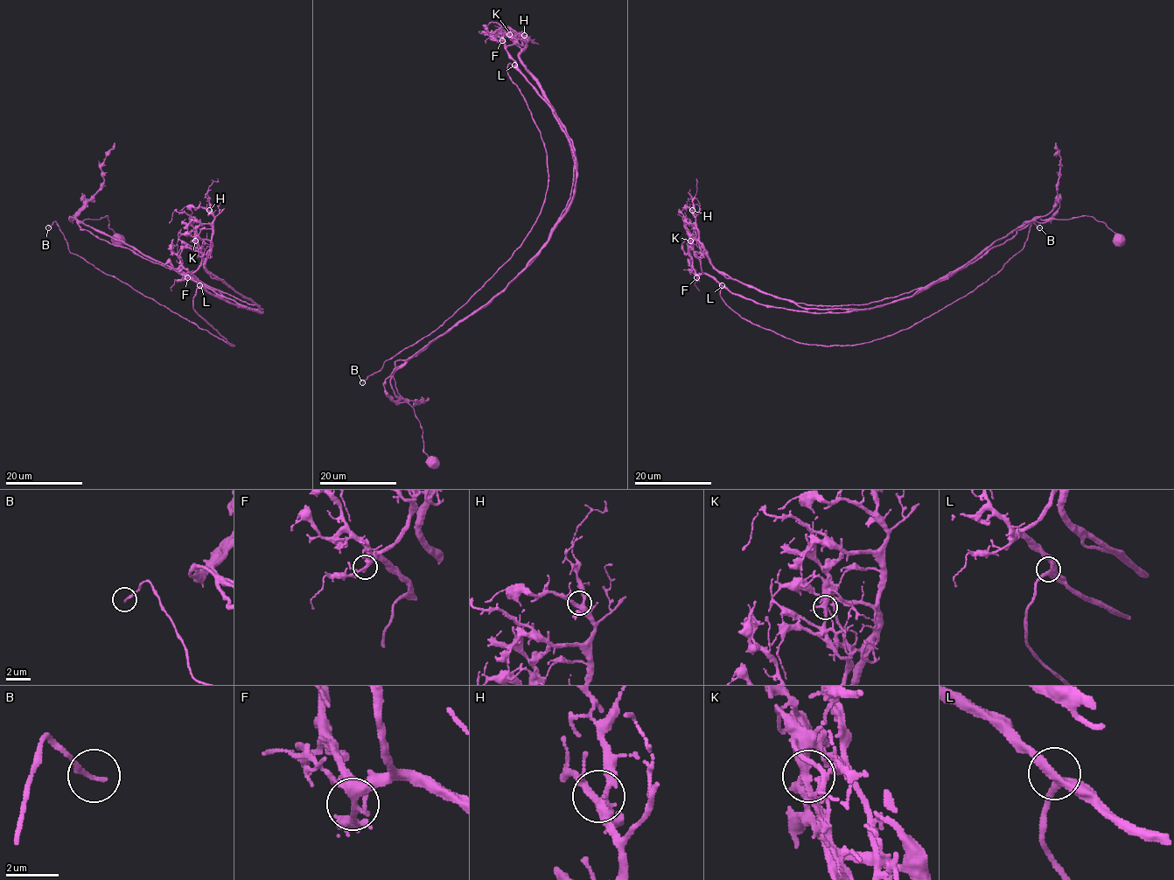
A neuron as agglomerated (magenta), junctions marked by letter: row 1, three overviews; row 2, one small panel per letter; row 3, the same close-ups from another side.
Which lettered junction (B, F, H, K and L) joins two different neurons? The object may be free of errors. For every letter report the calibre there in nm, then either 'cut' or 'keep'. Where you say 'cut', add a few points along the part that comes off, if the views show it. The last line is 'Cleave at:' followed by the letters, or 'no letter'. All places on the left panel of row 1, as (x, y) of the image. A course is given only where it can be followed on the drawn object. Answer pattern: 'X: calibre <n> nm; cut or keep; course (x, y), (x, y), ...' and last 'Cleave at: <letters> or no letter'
B: calibre 200 nm; keep
F: calibre 240 nm; keep
H: calibre 280 nm; keep
K: calibre 280 nm; cut; course (195, 240), (202, 258), (192, 274), (211, 294), (261, 313), (68, 220), (87, 199), (95, 200)
L: calibre 360 nm; keep
Cleave at: K

